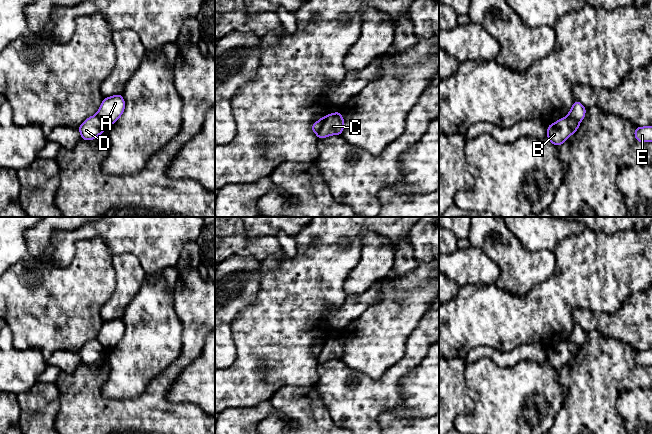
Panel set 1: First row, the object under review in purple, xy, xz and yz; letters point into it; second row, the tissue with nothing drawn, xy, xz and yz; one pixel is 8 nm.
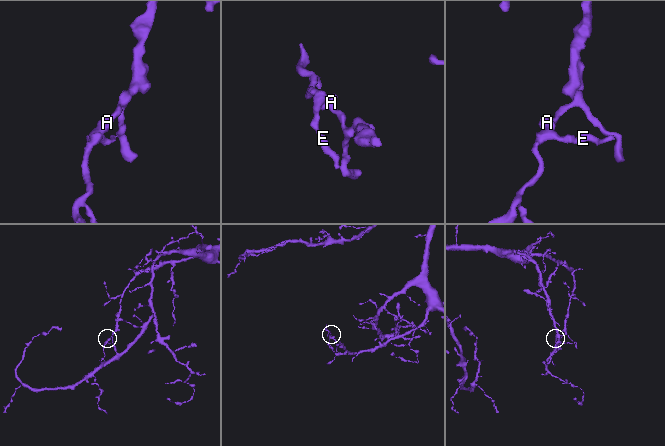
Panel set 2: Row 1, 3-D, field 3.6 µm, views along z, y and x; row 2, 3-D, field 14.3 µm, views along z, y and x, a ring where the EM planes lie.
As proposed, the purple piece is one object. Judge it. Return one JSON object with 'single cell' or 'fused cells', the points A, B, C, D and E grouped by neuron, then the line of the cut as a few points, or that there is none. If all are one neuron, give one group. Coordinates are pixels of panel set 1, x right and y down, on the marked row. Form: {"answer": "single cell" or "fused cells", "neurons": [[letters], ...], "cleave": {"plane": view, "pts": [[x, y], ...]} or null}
{"answer": "fused cells", "neurons": [["A", "C"], ["B", "D", "E"]], "cleave": {"plane": "xz", "pts": [[326, 116], [316, 134]]}}

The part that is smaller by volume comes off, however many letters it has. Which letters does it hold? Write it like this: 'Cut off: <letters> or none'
Cut off: B, D, E

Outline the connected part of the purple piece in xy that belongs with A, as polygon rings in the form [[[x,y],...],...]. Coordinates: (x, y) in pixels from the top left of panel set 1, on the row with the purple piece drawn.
[[[122,94],[104,98],[96,116],[107,127],[114,124],[123,114],[125,101]]]

